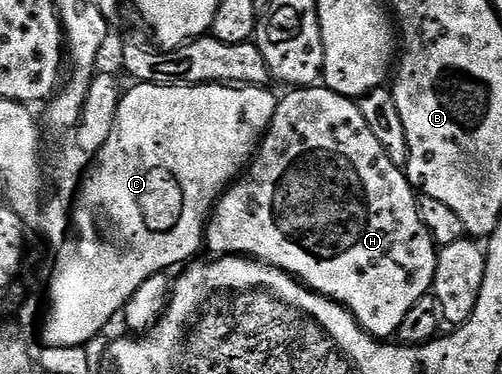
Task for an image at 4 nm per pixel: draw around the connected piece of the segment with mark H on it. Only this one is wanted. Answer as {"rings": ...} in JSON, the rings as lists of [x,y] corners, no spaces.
{"rings":[[[298,87],[287,92],[289,95],[279,100],[276,112],[270,121],[268,131],[256,148],[255,156],[246,170],[229,186],[228,190],[216,200],[210,218],[206,223],[206,247],[212,250],[213,256],[242,255],[249,259],[258,259],[268,263],[280,271],[285,271],[311,291],[340,303],[358,321],[362,330],[374,339],[388,341],[395,336],[397,329],[410,313],[411,307],[418,302],[418,297],[429,294],[432,290],[432,278],[436,268],[438,244],[432,240],[432,234],[420,216],[420,204],[417,192],[408,183],[407,174],[390,157],[386,157],[386,149],[376,140],[374,133],[366,126],[359,106],[349,96],[334,93],[329,87]]]}

